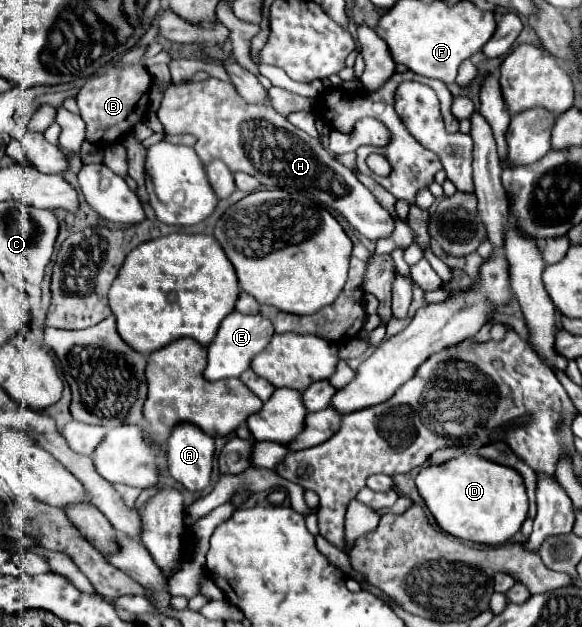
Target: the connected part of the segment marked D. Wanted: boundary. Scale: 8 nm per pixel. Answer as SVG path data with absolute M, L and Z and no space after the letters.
M461 455L441 465L423 467L415 483L437 525L445 533L465 541L503 545L513 539L527 519L529 501L523 477L515 469L479 455Z

